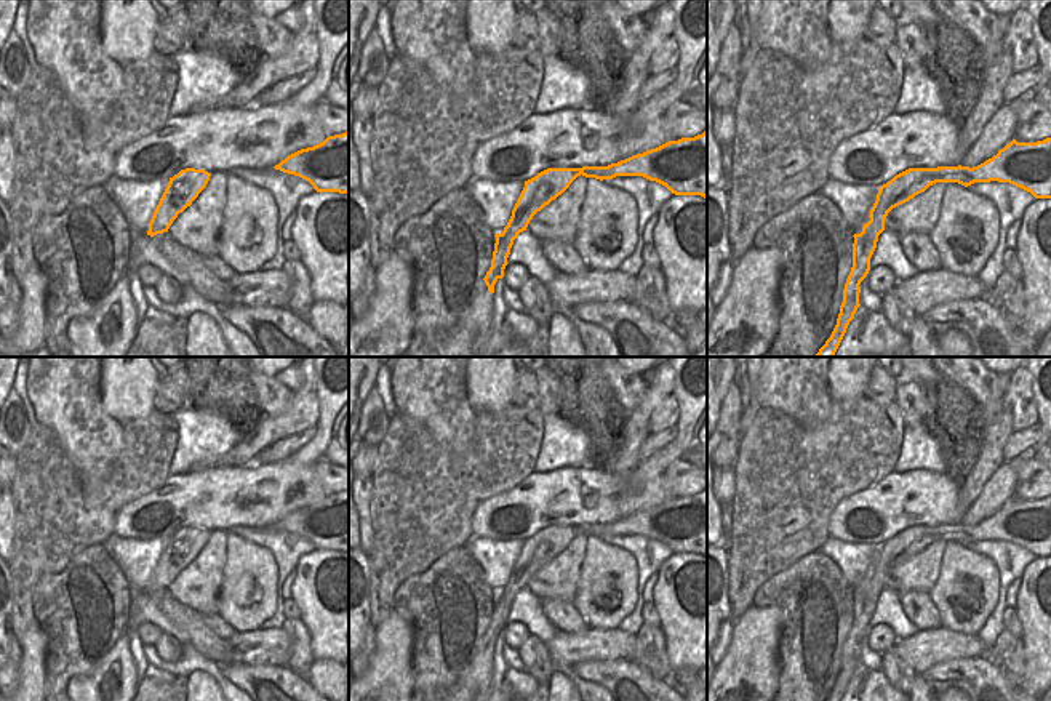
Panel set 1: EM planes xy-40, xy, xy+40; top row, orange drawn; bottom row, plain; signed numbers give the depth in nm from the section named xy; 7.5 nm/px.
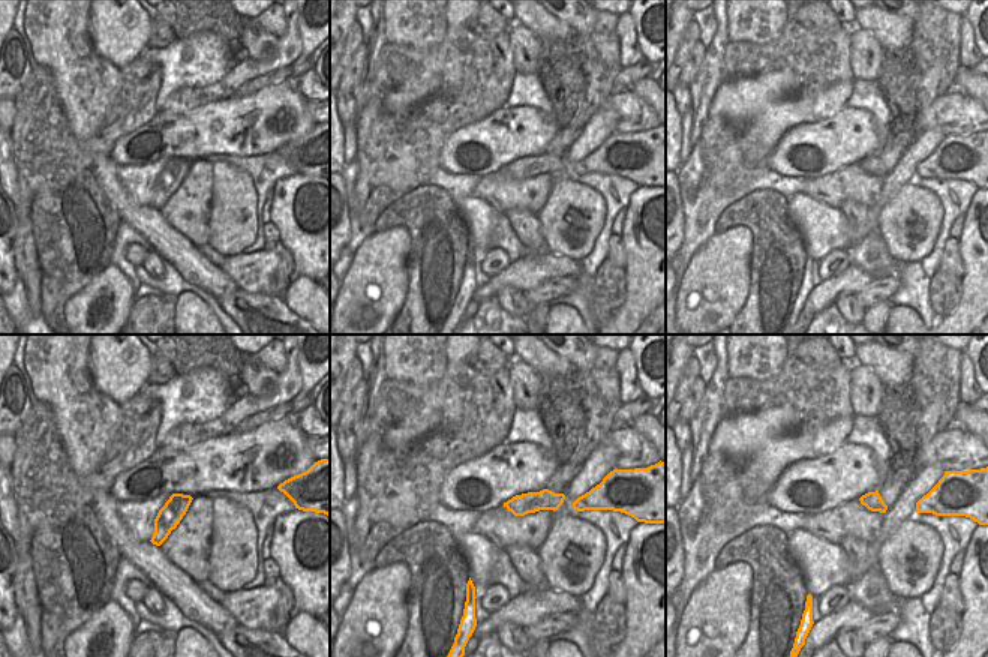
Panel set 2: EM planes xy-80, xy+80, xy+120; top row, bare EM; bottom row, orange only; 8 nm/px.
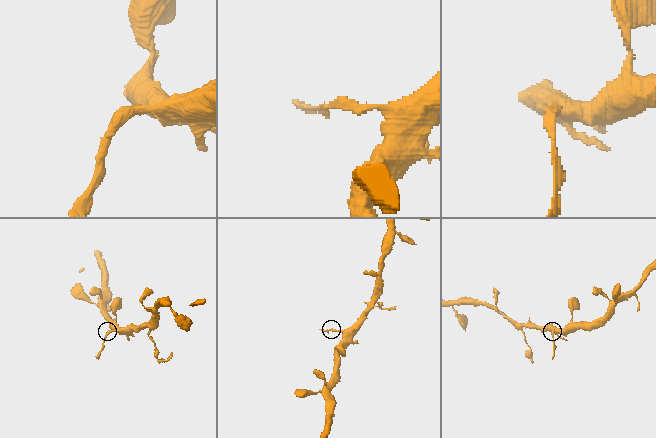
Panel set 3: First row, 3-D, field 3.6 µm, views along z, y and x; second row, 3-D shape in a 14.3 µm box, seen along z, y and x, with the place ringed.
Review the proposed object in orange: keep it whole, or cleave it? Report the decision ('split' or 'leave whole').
split

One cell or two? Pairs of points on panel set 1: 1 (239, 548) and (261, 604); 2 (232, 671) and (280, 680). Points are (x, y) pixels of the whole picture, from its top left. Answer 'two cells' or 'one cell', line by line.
1: one cell
2: one cell

